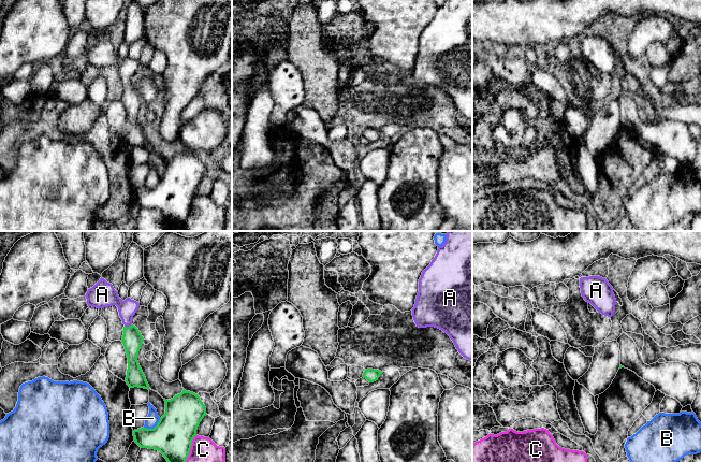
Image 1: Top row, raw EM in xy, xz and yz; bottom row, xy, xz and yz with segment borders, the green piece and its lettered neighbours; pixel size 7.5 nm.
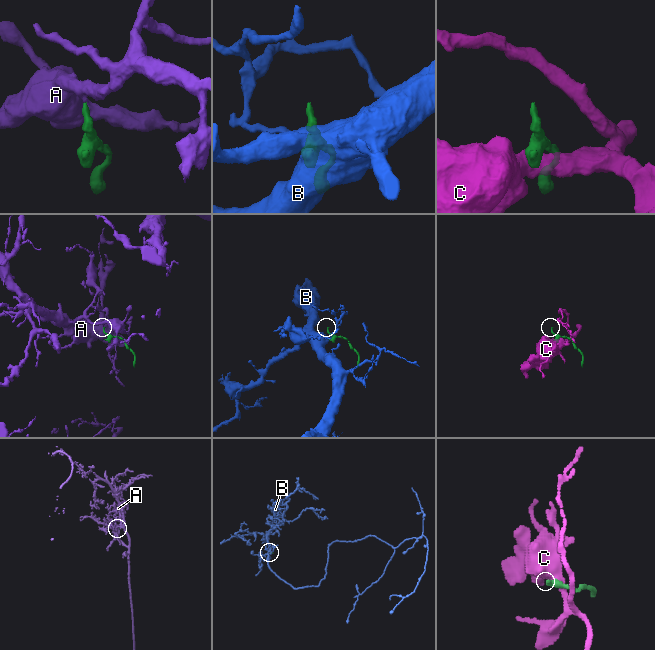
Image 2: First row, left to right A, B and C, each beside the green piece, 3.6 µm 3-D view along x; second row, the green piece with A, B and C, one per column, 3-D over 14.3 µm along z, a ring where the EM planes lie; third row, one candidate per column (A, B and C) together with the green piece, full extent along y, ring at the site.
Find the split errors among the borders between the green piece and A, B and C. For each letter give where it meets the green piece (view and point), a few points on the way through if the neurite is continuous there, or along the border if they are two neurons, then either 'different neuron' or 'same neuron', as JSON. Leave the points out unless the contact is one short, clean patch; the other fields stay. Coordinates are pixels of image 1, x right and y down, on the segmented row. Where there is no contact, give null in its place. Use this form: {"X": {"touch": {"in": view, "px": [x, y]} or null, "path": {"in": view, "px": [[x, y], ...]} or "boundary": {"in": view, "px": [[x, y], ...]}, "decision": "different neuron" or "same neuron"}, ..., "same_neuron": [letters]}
{"A": {"touch": {"in": "xy", "px": [128, 327]}, "path": {"in": "xy", "px": [[132, 340], [128, 327], [127, 308]]}, "decision": "same neuron"}, "B": {"touch": {"in": "xy", "px": [154, 428]}, "boundary": {"in": "xy", "px": [[160, 418], [152, 428], [144, 428]]}, "decision": "different neuron"}, "C": {"touch": {"in": "xy", "px": [190, 448]}, "boundary": {"in": "xy", "px": [[196, 435], [192, 441], [189, 455], [185, 461]]}, "decision": "different neuron"}, "same_neuron": ["A"]}

